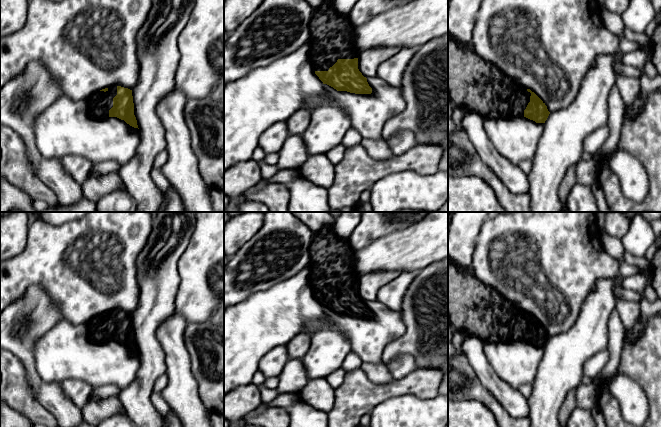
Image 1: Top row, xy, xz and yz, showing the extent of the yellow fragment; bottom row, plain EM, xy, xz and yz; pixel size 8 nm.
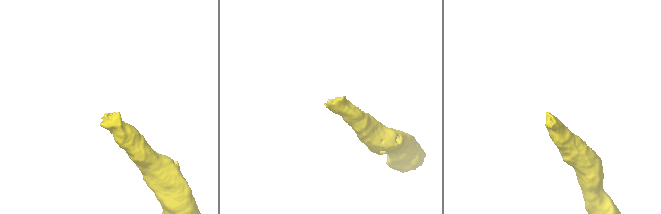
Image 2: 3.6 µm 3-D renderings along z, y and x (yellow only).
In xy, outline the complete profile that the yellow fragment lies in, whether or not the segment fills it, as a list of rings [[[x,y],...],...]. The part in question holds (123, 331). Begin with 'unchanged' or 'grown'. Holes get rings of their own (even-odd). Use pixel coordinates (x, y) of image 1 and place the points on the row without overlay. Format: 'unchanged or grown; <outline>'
grown; [[[121,310],[102,313],[87,323],[87,335],[91,341],[117,341],[138,352],[134,339],[132,314]]]

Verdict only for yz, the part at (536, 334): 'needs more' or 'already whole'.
needs more

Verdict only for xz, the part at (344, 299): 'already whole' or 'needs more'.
needs more

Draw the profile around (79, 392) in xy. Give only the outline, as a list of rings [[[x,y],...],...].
[[[65,380],[60,383],[64,394],[80,409],[91,399],[93,387],[81,380]]]

